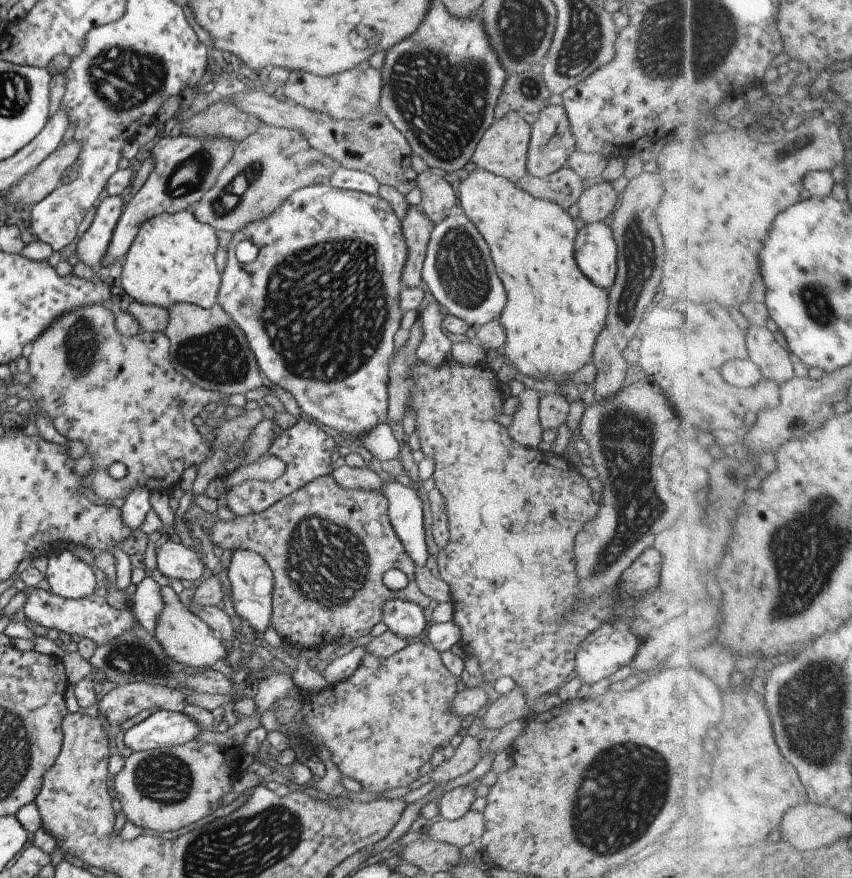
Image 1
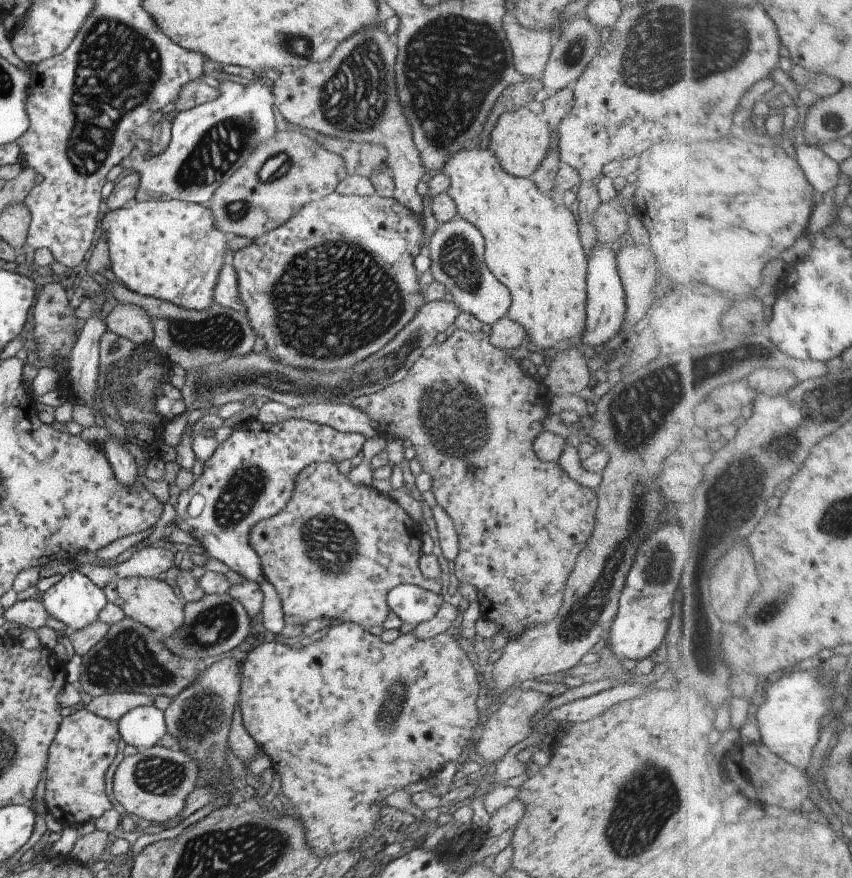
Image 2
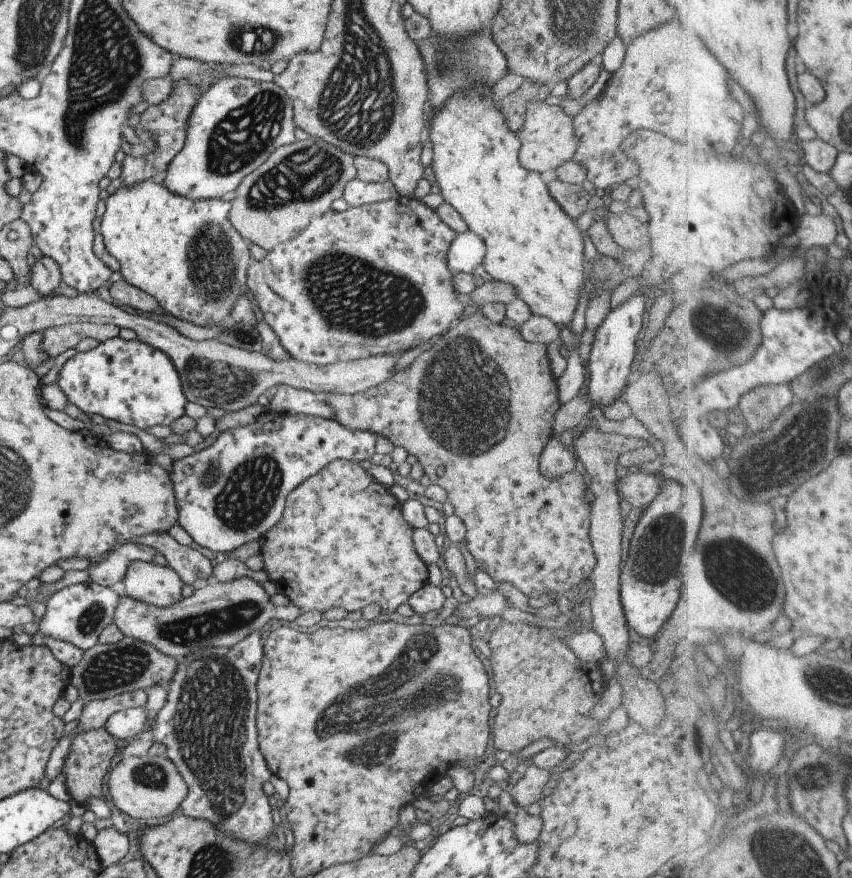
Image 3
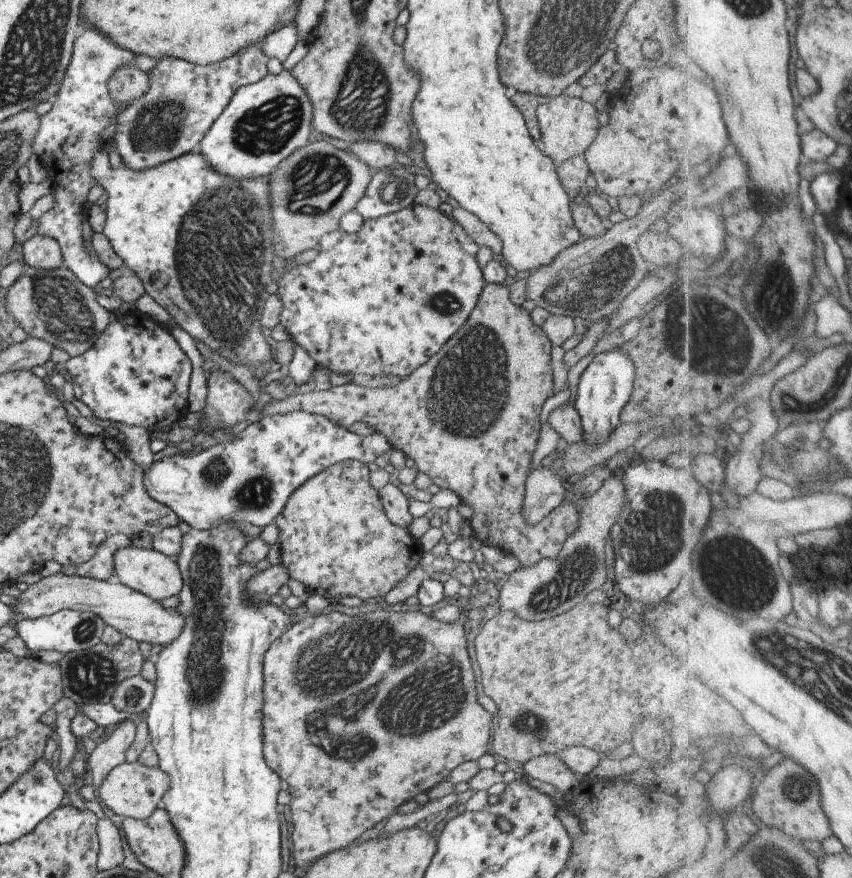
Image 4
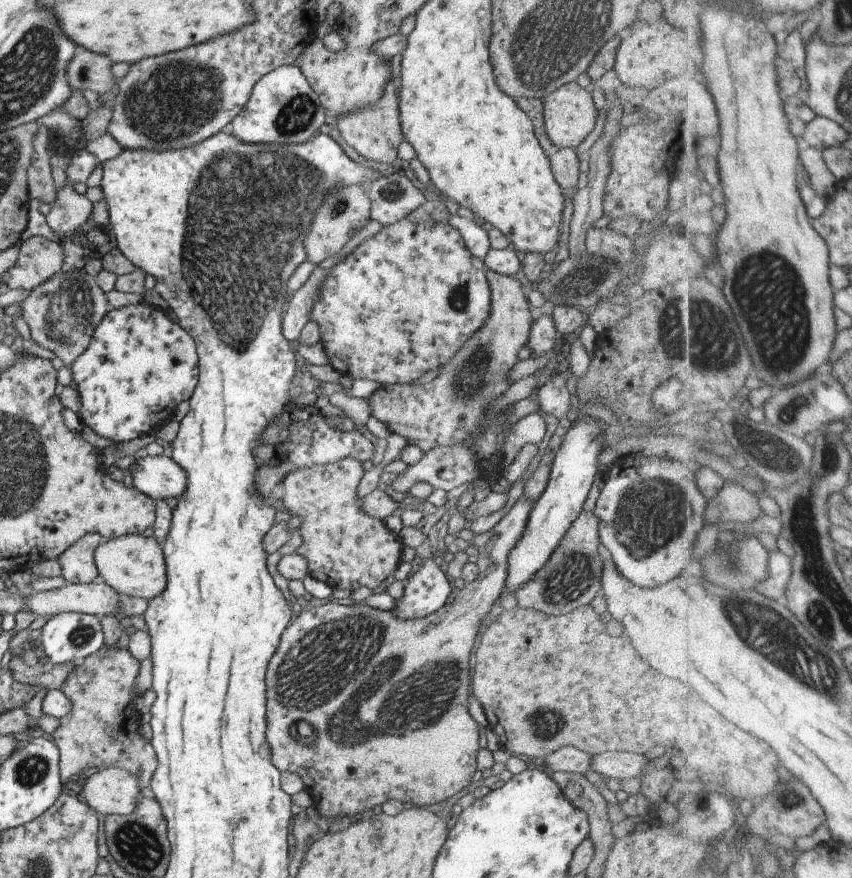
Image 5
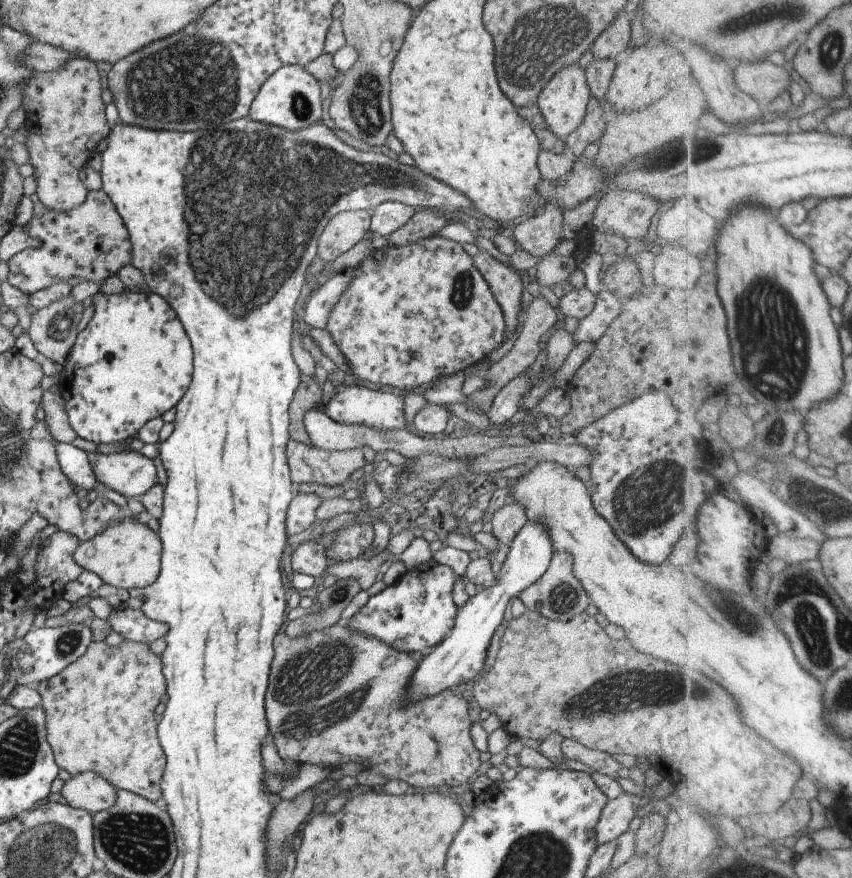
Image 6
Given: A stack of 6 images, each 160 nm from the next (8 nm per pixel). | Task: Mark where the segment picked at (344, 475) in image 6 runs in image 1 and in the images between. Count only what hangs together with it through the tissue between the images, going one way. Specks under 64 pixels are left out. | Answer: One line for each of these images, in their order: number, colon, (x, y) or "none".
1: (317, 541)
2: (335, 550)
3: (341, 541)
4: (334, 538)
5: (344, 547)

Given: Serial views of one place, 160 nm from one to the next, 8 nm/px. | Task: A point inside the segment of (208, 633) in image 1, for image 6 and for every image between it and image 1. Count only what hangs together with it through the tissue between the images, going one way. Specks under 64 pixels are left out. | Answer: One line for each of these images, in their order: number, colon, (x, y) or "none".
2: (152, 602)
3: (146, 582)
4: (148, 572)
5: (132, 565)
6: (127, 555)

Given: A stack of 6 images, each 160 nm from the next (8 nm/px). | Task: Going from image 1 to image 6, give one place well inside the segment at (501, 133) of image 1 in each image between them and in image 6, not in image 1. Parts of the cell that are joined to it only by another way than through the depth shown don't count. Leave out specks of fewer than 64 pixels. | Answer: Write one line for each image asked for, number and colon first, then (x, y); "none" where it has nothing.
2: (520, 139)
3: (547, 141)
4: (568, 126)
5: (568, 113)
6: (562, 103)

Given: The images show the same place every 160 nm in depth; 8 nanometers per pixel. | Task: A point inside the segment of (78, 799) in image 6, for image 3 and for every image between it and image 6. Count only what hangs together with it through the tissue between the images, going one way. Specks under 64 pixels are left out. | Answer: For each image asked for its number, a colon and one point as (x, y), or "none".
3: (145, 787)
4: (131, 790)
5: (110, 791)

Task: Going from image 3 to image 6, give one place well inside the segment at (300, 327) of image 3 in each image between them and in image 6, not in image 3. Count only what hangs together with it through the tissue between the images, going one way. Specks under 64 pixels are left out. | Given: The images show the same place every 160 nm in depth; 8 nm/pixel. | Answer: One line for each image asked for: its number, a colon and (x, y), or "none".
4: (384, 299)
5: (402, 303)
6: (411, 314)

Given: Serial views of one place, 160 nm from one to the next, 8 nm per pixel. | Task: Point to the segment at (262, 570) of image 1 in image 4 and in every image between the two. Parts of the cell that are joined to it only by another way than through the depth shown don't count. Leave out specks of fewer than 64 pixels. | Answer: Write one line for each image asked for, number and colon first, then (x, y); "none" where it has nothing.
2: (249, 476)
3: (231, 492)
4: (248, 479)

